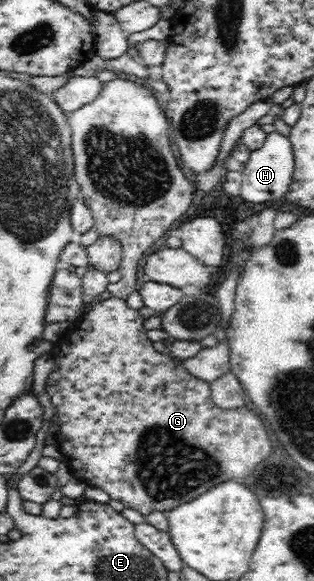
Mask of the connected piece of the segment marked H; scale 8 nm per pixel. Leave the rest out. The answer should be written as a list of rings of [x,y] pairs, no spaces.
[[[277,130],[271,131],[266,136],[264,145],[260,149],[251,151],[244,163],[244,170],[241,171],[243,183],[238,198],[250,203],[280,200],[289,191],[294,168],[294,154],[289,137],[280,134]]]

